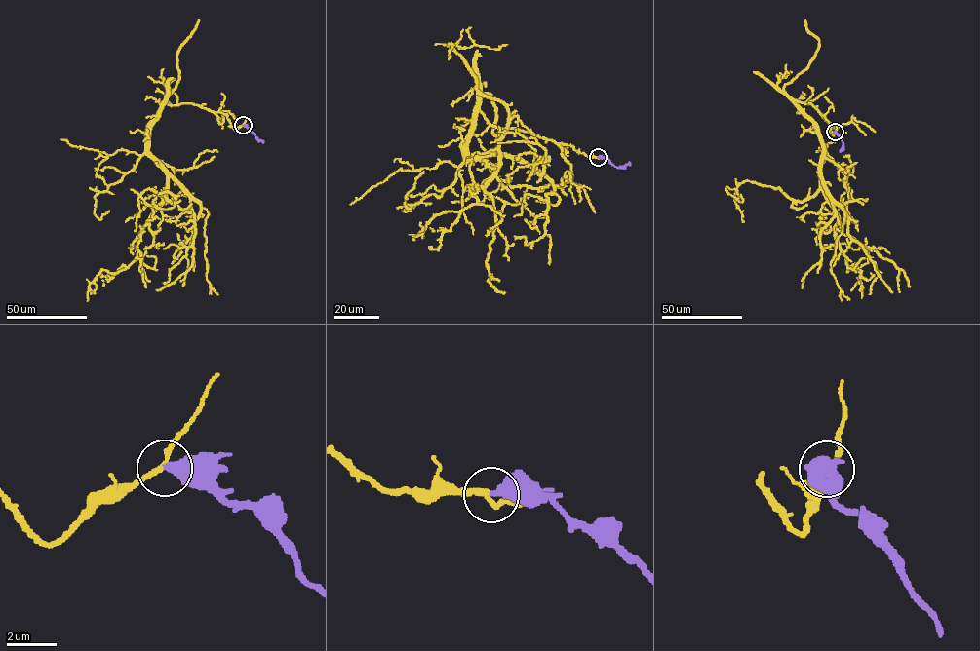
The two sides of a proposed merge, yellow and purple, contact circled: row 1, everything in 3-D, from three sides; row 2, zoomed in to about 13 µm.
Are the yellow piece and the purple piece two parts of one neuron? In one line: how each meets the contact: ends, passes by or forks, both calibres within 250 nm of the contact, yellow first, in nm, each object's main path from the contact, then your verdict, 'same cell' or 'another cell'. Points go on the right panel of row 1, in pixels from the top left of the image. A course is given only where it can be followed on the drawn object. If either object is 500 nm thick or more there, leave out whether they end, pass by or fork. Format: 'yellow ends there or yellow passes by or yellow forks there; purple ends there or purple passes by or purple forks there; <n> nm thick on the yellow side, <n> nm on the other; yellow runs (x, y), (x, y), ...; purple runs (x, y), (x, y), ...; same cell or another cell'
yellow passes by; purple ends there; 200 nm thick on the yellow side, 480 nm on the other; yellow runs (836, 132), (810, 103), (794, 99), (820, 137), (821, 189), (838, 216), (847, 271), (861, 274), (861, 297); purple runs (836, 132), (842, 142), (842, 151); another cell

